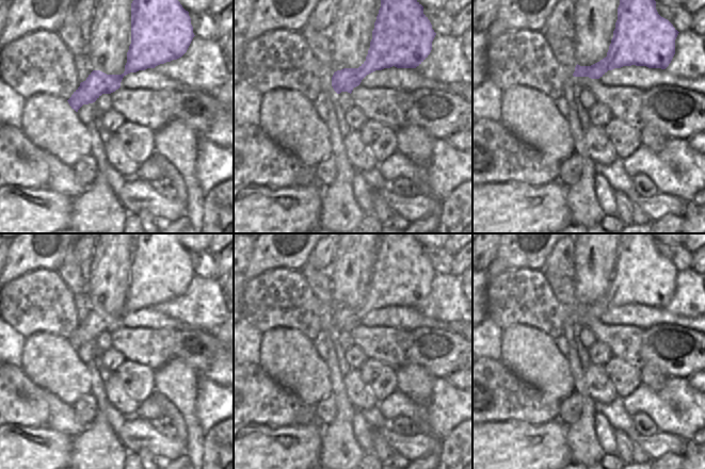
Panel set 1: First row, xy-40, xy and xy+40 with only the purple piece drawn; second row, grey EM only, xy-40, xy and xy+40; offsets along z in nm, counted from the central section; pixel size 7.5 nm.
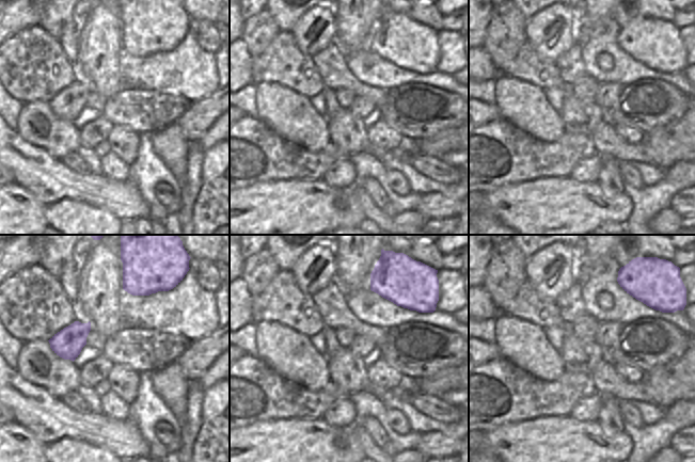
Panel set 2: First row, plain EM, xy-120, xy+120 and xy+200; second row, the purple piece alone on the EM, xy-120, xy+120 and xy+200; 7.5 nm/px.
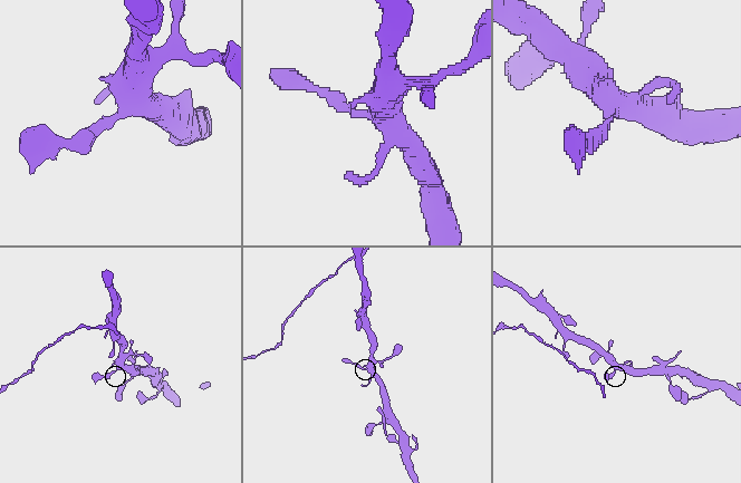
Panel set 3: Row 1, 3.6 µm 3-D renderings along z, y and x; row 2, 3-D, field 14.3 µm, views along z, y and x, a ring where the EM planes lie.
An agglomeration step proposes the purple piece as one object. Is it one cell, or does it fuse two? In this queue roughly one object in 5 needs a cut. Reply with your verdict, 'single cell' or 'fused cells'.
single cell

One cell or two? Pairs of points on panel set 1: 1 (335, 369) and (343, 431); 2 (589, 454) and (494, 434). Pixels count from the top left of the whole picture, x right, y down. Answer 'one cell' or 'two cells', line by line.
1: one cell
2: two cells

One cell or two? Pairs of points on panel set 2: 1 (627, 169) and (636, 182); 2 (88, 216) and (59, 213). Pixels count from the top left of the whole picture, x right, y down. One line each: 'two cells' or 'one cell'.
1: one cell
2: one cell

